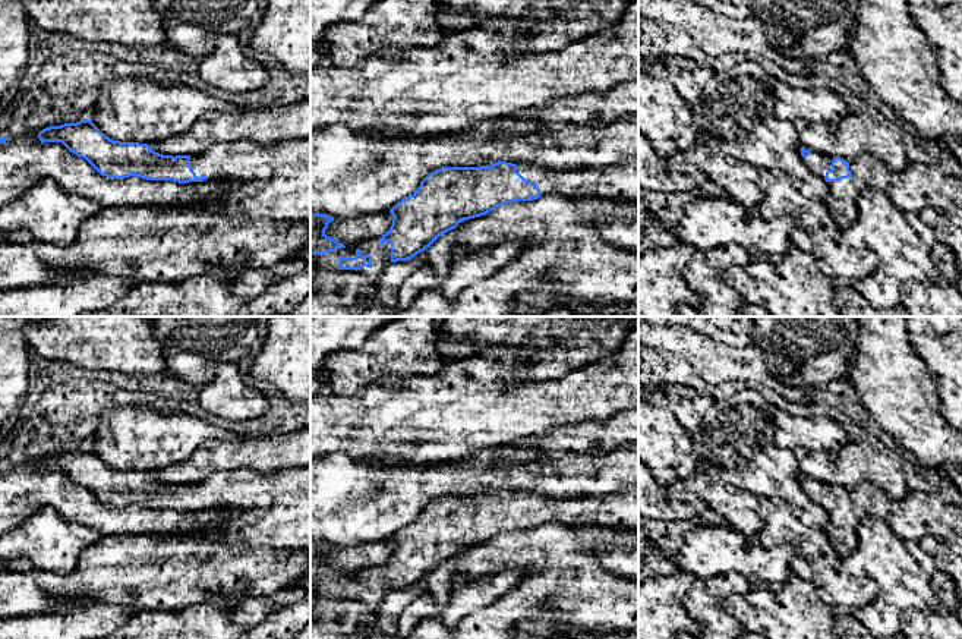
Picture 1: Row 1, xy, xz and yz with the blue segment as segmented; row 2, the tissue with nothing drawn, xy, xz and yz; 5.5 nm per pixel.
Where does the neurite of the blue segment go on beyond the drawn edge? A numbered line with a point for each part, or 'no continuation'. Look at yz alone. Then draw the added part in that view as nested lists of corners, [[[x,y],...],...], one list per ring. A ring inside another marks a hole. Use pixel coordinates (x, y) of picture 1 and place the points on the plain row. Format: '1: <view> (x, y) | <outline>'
1: yz (842, 528) | [[[852,503],[839,510],[829,510],[829,516],[830,522],[826,528],[826,533],[836,553],[843,558],[858,547],[857,528],[865,516],[865,511]]]

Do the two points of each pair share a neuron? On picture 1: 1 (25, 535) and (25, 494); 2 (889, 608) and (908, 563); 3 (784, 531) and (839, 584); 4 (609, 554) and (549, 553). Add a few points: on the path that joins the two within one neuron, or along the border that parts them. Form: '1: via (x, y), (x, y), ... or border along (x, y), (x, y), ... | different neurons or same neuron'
1: border along (59, 513), (51, 507), (40, 507), (15, 529) | different neurons
2: via (896, 597), (905, 585), (905, 575) | same neuron
3: via (798, 540), (825, 569) | same neuron
4: border along (593, 548), (599, 563), (621, 578) | different neurons

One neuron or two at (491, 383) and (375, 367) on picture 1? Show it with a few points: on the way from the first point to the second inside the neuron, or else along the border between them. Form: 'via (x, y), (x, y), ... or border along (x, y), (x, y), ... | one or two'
border along (445, 364), (390, 386) | two

